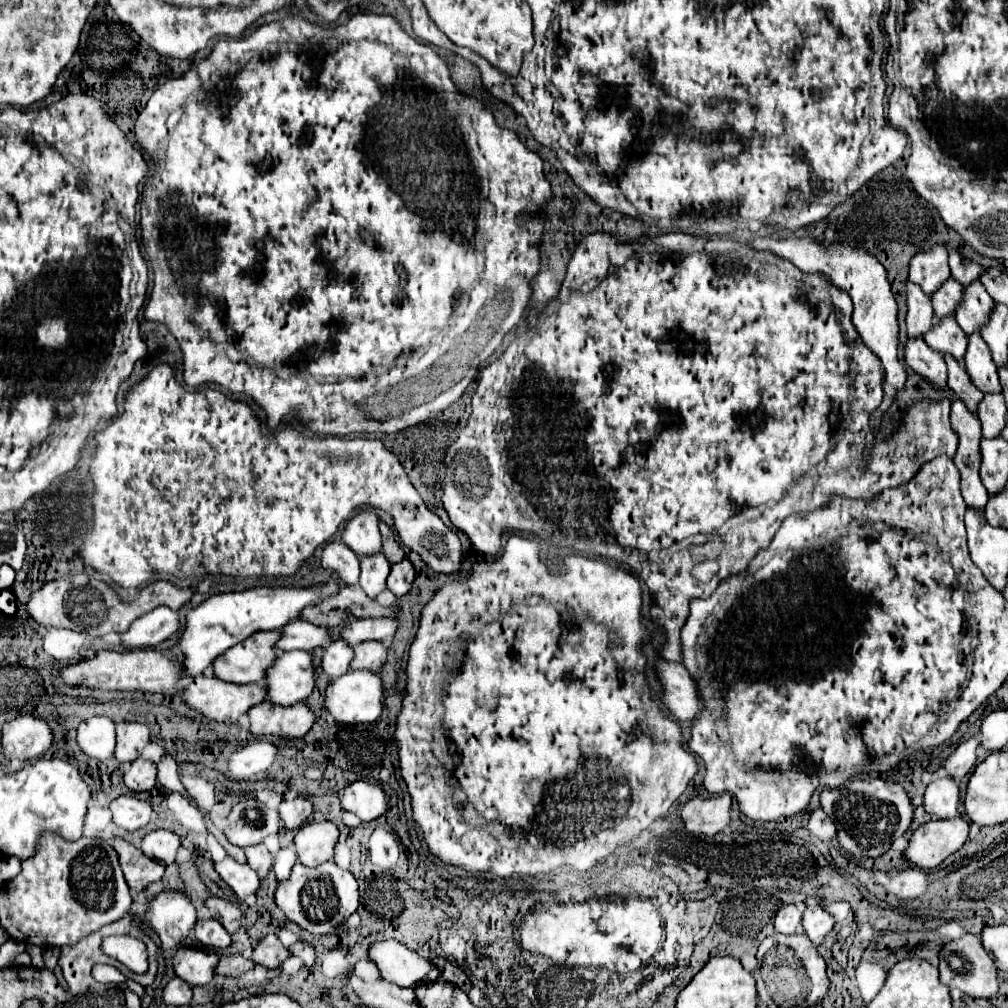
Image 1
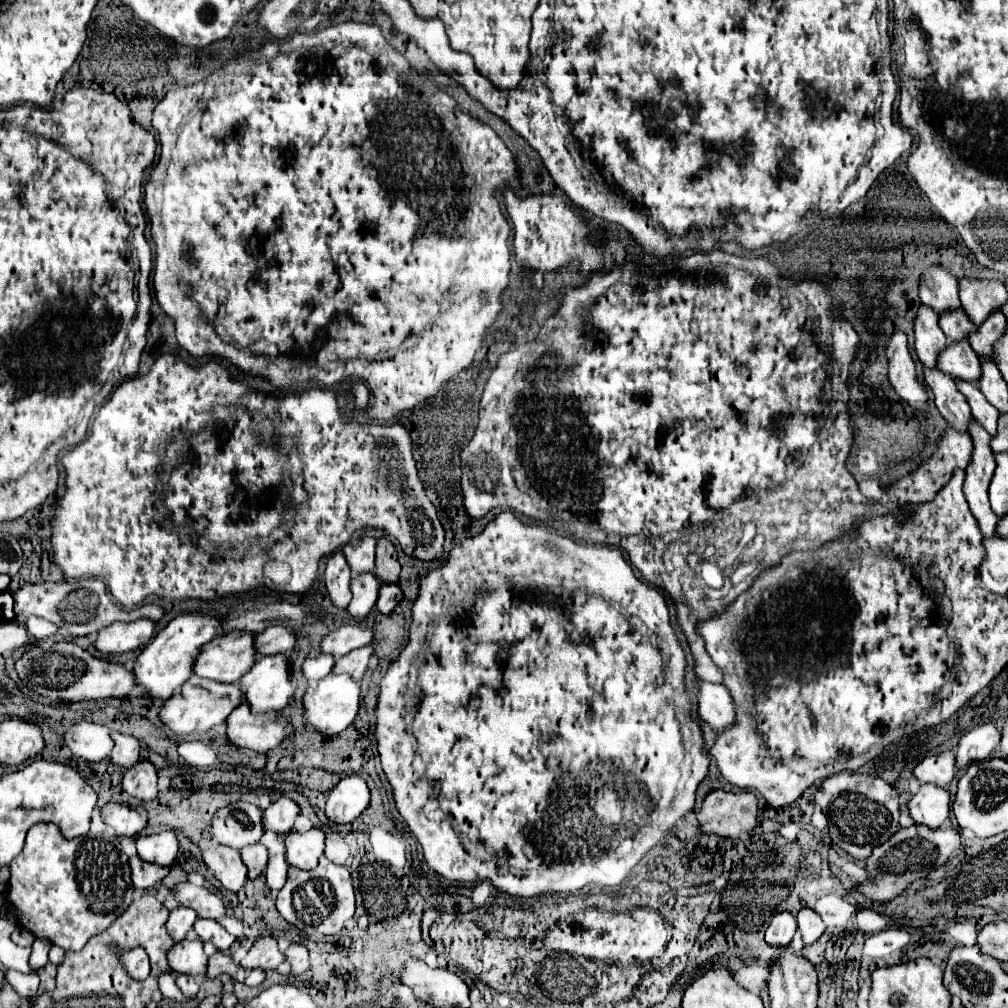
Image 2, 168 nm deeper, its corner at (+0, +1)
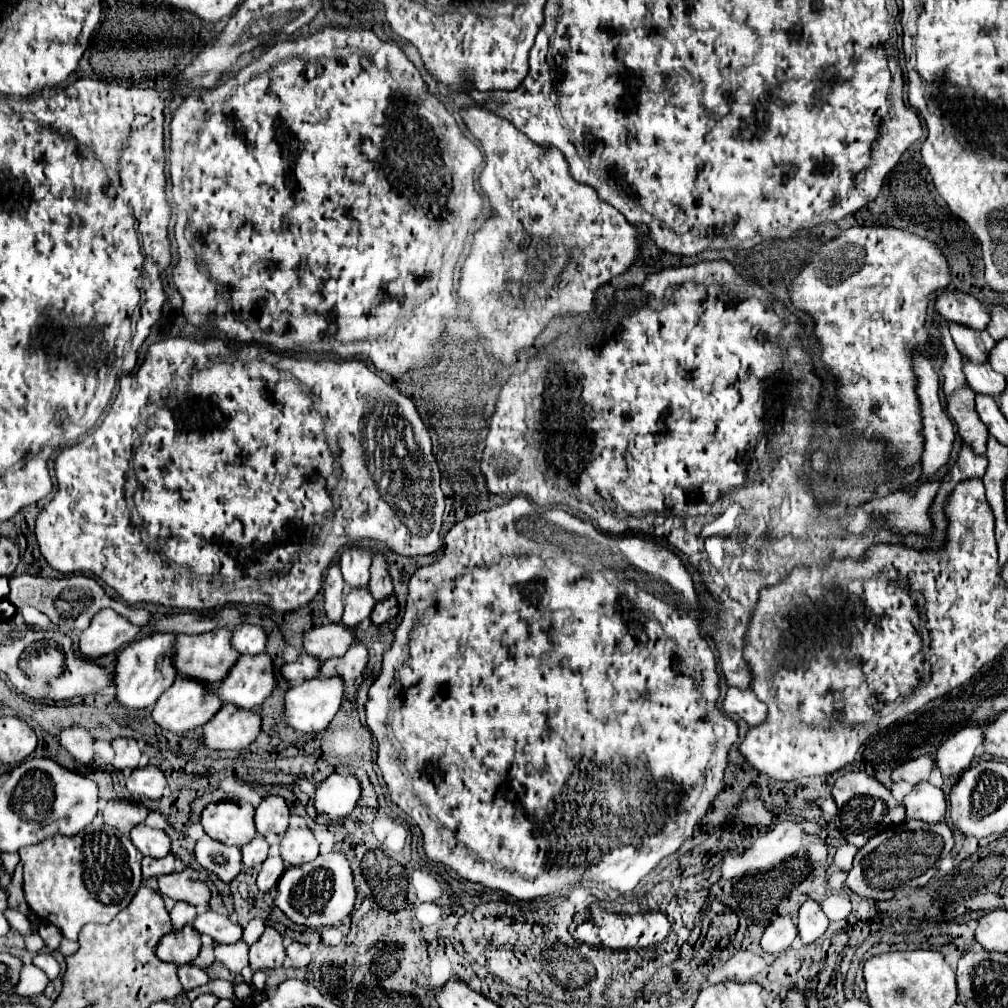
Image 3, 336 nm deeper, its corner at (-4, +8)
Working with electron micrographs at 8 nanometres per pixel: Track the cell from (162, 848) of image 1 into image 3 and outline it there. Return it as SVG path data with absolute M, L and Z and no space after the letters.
M138 824L136 828L132 828L130 838L142 856L162 858L162 856L170 854L172 842L164 830L156 830L156 828L150 828L146 824Z

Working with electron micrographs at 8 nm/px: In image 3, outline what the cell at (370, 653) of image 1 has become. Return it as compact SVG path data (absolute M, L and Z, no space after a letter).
M352 644L348 648L348 652L342 656L342 658L336 658L336 660L328 660L320 666L320 676L322 678L332 678L332 676L340 676L346 684L348 682L354 682L362 670L366 668L366 662L368 662L368 652L362 644Z

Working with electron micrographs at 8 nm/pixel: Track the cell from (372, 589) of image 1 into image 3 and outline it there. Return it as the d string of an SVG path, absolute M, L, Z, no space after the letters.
M356 588L350 590L346 596L346 606L344 606L344 616L342 616L342 624L352 630L356 624L360 624L364 618L368 618L374 610L374 600L368 592L368 588Z

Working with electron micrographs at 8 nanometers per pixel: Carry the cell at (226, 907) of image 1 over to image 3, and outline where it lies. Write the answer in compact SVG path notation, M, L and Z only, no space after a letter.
M184 868L182 872L158 876L158 890L162 896L168 896L172 900L184 900L204 910L208 908L210 890L204 882L198 880L192 868Z

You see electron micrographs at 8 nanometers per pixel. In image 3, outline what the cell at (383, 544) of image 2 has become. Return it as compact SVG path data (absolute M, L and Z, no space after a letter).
M374 554L372 566L370 566L370 582L368 590L376 602L386 600L392 594L392 580L388 574L388 564L382 558L382 554Z

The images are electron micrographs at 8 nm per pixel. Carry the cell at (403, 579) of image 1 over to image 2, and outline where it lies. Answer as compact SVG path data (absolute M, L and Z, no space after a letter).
M382 583L380 597L378 597L378 603L376 605L378 605L380 613L388 615L388 613L394 611L394 607L400 603L402 597L404 595L402 595L402 589L400 589L398 583Z

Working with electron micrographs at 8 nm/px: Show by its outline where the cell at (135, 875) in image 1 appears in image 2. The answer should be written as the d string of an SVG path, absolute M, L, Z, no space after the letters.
M138 855L130 857L130 869L132 869L132 883L136 889L154 887L168 875L166 867L160 867L156 863L144 863Z

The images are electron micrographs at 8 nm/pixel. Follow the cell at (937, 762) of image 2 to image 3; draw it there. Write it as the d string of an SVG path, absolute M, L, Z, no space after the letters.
M920 756L916 760L910 760L902 766L898 766L892 772L892 782L908 782L908 784L918 784L920 780L928 780L934 770L934 758L932 756Z

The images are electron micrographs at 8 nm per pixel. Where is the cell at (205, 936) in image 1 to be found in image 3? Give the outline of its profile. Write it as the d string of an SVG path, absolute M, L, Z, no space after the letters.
M212 910L198 914L194 920L194 928L200 934L208 934L214 942L220 942L220 944L242 942L242 928L238 924L230 922L226 916L212 912Z

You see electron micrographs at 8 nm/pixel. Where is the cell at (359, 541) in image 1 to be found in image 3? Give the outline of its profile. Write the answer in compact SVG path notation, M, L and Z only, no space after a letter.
M346 548L340 556L340 572L344 576L344 584L348 588L364 588L368 584L368 568L372 562L372 554L360 548Z

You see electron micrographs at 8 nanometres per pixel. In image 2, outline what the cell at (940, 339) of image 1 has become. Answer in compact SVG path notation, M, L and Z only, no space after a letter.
M962 339L962 343L948 343L944 351L940 351L938 369L952 375L954 379L964 381L978 381L980 377L980 361L978 355L968 347L968 341Z

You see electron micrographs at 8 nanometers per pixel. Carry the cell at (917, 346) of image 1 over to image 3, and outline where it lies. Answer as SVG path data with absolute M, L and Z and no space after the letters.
M966 386L958 388L948 398L948 414L958 424L958 434L962 436L964 444L968 444L976 456L984 456L988 442L988 428L984 426L984 422L976 412L972 388Z

